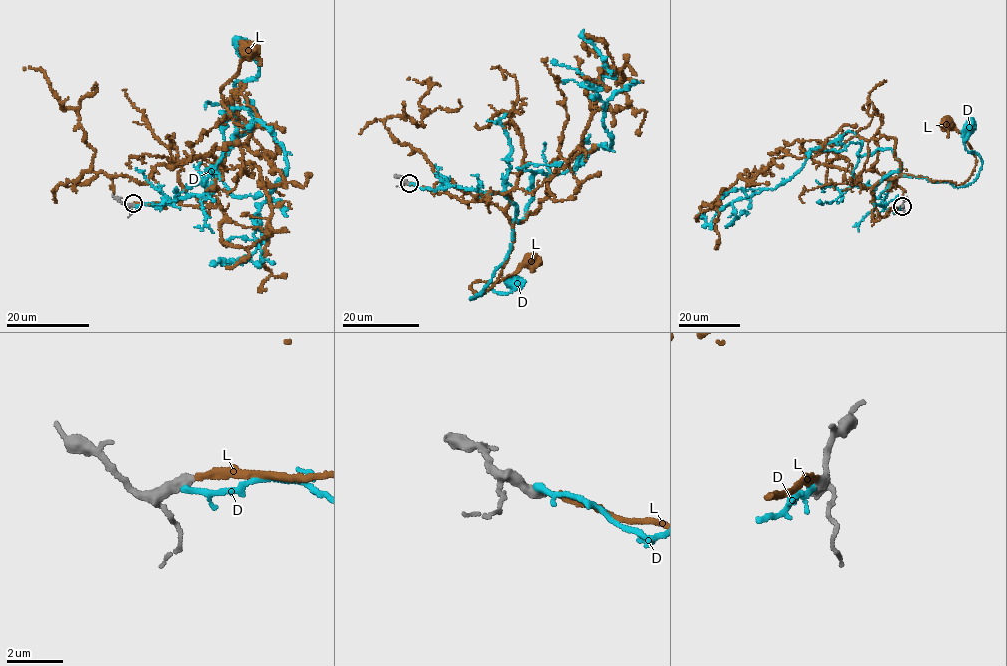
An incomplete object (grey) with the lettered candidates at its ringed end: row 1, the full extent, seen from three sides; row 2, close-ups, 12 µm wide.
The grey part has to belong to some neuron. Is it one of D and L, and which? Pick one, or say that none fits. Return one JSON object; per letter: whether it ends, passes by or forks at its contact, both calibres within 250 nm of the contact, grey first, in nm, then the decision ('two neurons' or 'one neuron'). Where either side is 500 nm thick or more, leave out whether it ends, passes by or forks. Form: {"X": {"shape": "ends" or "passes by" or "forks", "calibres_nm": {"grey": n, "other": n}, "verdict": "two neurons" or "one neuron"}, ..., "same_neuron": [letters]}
{"D": {"shape": "passes by", "calibres_nm": {"grey": 460, "other": 150}, "verdict": "two neurons"}, "L": {"shape": "ends", "calibres_nm": {"grey": 380, "other": 220}, "verdict": "one neuron"}, "same_neuron": ["L"]}

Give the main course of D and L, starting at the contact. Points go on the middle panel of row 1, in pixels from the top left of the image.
D: (407, 183), (502, 192), (517, 211), (512, 244), (490, 282), (471, 298), (519, 287), (514, 282)
L: (409, 183), (461, 200), (508, 192), (509, 256), (476, 293), (476, 281), (498, 281), (531, 260)

